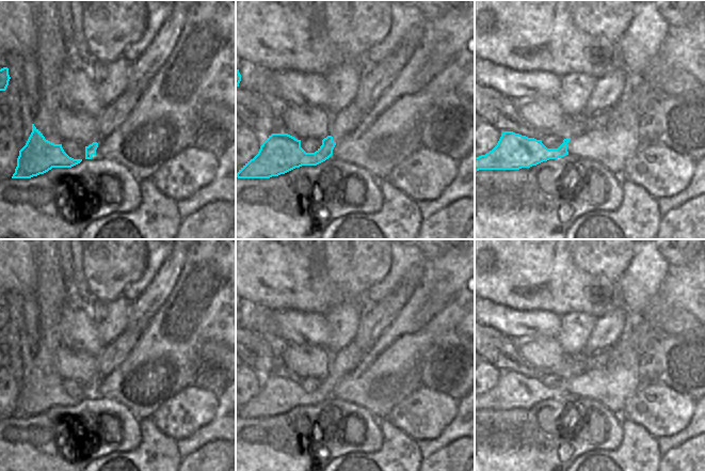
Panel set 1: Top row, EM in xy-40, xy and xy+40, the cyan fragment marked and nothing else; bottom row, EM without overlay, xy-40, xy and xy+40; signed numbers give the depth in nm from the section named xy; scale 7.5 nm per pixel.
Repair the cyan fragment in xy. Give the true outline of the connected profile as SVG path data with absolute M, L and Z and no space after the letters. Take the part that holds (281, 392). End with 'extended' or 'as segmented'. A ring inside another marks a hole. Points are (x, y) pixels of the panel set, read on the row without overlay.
M272 373L258 393L239 409L237 417L270 418L302 405L317 405L333 394L335 384L333 376L327 375L315 392L306 392L301 387L301 379L288 373Z; as segmented

